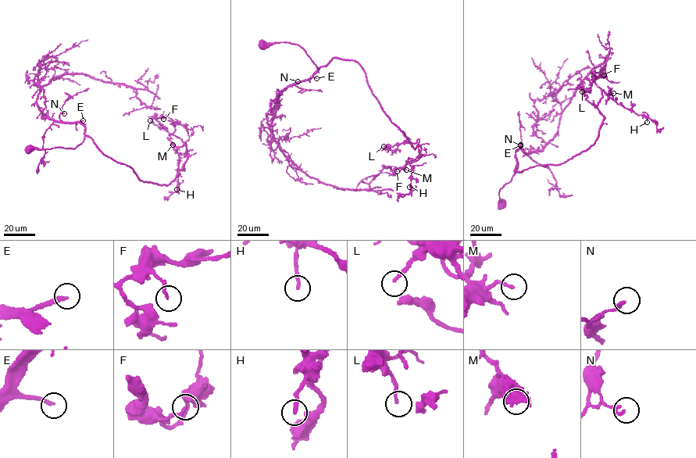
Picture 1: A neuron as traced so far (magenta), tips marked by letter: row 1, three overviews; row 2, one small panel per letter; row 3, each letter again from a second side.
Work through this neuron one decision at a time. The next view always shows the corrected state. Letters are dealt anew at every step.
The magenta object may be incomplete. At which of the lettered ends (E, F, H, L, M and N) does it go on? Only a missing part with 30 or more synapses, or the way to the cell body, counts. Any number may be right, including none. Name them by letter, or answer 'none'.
E

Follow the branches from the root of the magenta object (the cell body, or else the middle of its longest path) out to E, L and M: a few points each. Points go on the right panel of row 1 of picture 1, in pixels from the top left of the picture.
E: (501, 203), (499, 205), (500, 189), (510, 182), (517, 170), (515, 151), (520, 144)
L: (501, 203), (500, 189), (517, 170), (516, 160), (515, 172), (559, 165), (595, 142), (604, 116), (582, 91)
M: (501, 203), (516, 160), (515, 172), (559, 165), (592, 145), (602, 91), (613, 93)

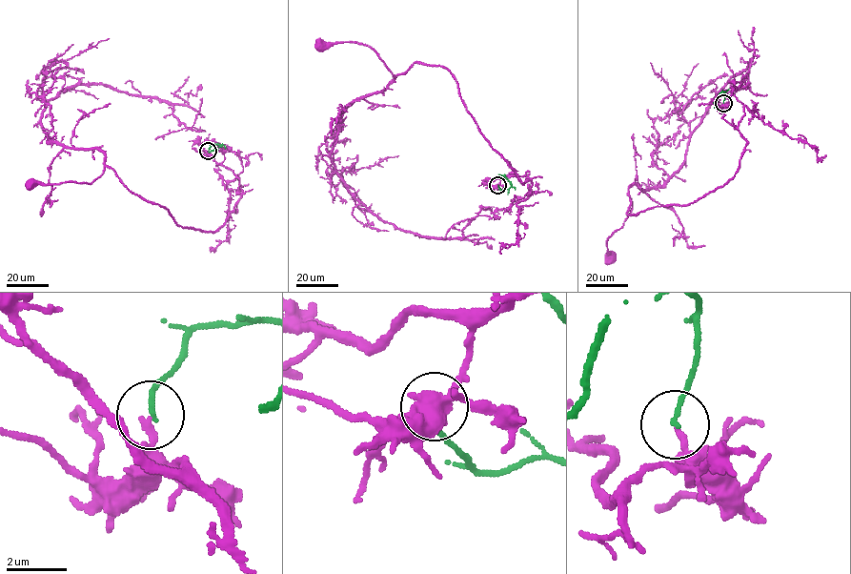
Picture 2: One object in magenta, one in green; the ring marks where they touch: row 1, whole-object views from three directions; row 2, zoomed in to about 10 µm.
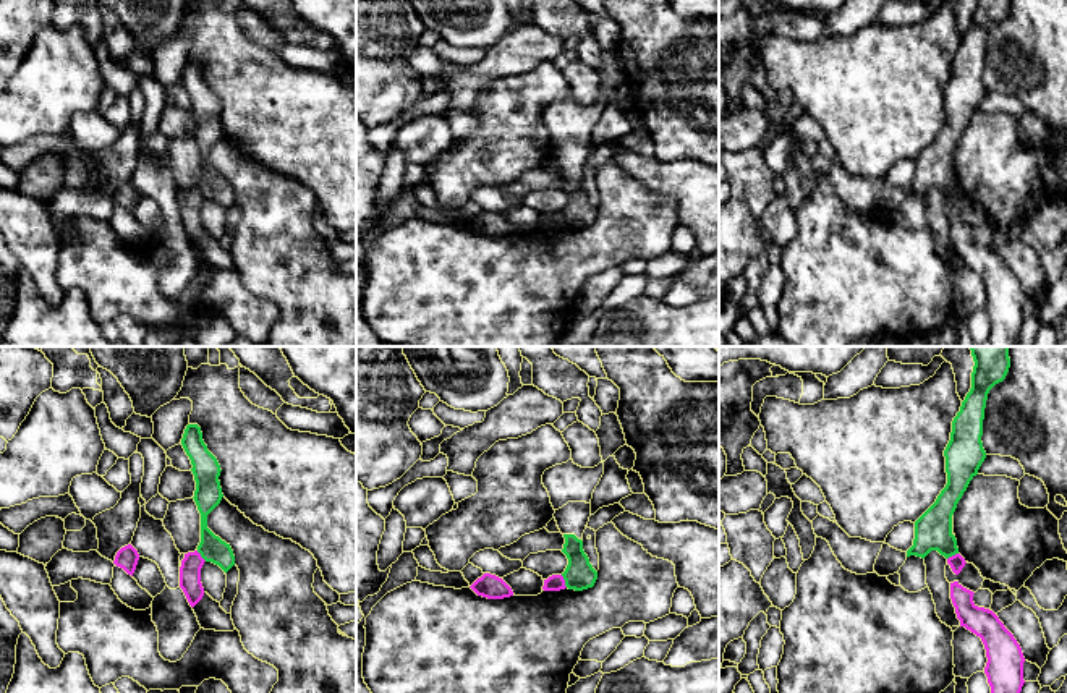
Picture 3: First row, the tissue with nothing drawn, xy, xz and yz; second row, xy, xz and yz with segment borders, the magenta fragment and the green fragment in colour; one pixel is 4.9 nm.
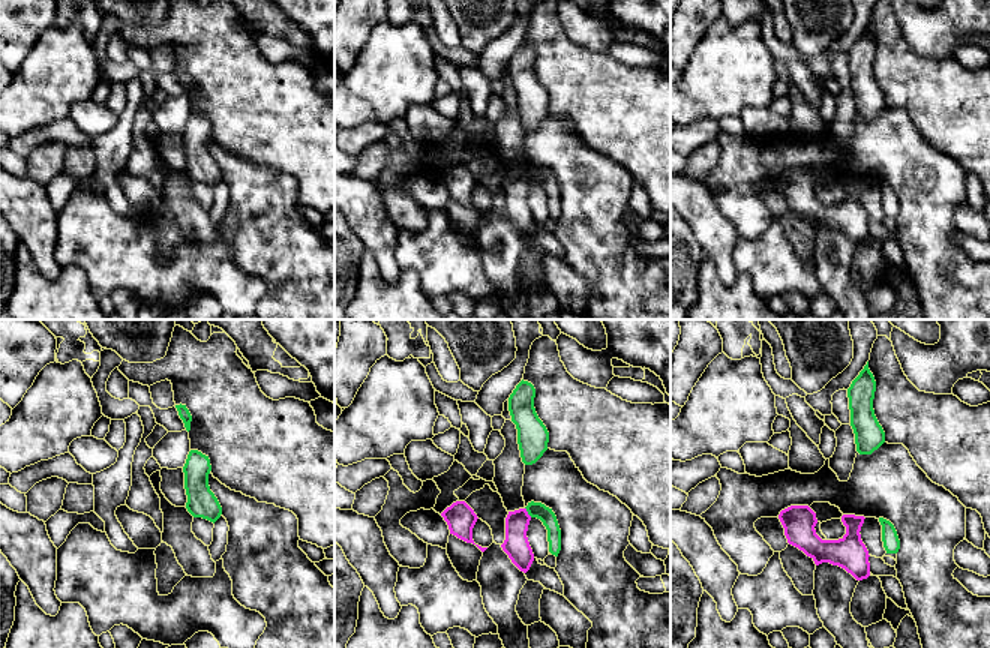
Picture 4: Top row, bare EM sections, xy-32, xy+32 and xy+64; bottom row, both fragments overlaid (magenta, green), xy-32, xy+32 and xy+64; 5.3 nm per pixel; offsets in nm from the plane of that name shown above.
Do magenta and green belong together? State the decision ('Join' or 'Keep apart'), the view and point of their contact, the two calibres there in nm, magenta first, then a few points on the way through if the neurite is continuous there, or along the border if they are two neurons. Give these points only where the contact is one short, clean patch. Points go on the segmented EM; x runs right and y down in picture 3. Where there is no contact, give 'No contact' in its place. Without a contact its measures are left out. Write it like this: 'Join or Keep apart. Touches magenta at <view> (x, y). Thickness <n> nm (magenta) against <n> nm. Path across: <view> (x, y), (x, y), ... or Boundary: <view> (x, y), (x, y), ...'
Keep apart. Touches magenta at xz (564, 582). Thickness 80 nm (magenta) against 150 nm. Boundary: xz (561, 575), (567, 586)

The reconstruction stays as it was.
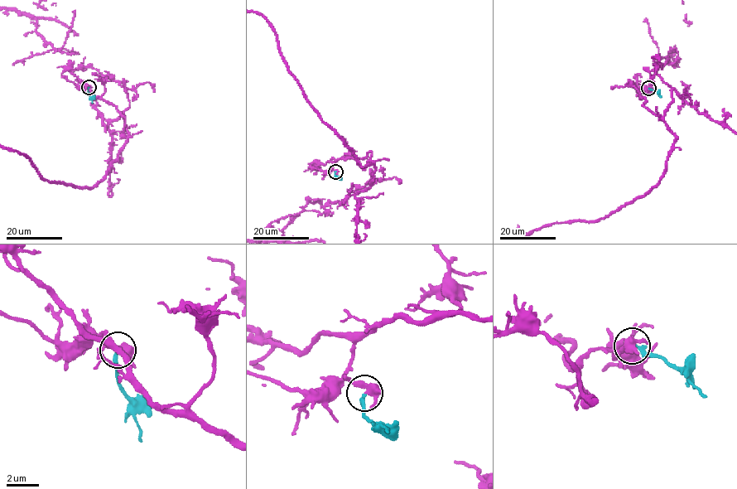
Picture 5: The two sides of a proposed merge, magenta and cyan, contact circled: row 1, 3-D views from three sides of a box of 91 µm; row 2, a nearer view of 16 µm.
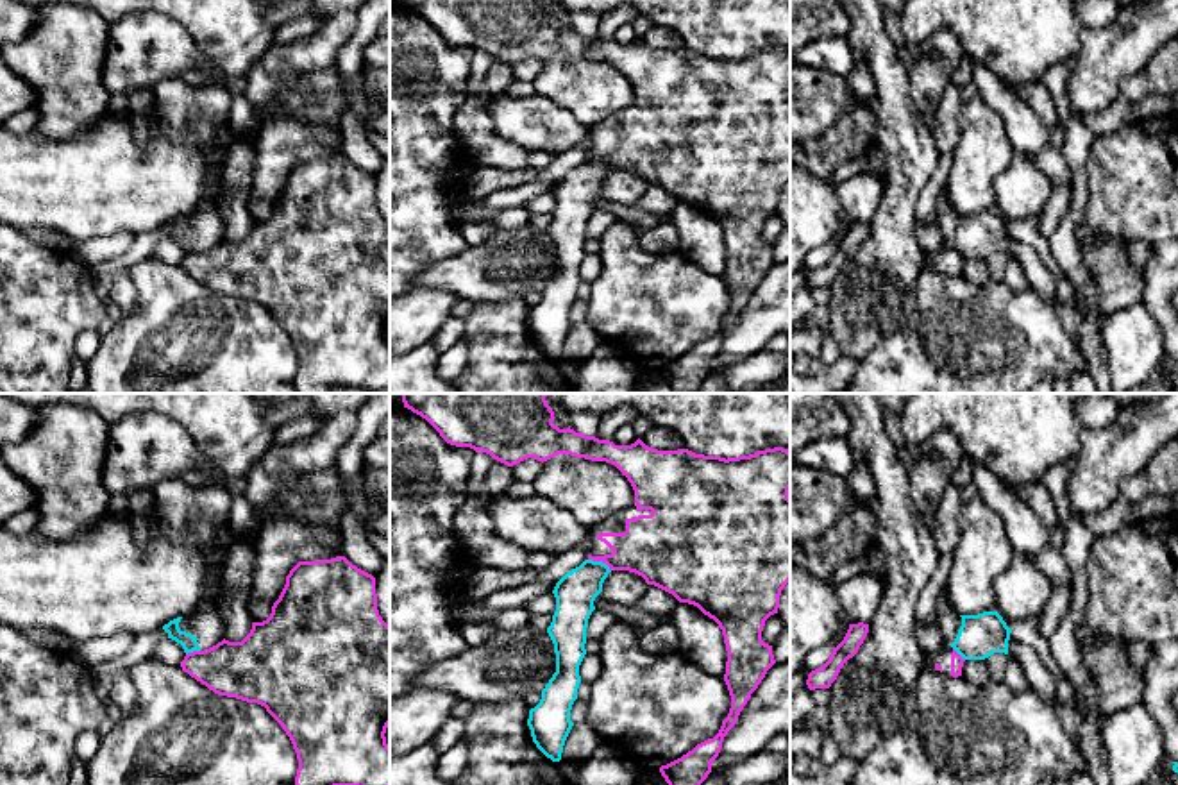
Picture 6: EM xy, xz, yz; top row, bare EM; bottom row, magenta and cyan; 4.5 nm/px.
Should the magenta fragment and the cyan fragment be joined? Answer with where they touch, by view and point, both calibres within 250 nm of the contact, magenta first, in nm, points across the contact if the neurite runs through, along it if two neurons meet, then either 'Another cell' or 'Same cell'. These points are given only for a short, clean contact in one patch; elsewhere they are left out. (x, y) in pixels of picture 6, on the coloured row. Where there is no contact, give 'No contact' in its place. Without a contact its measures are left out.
Touches magenta at xz (601, 560). Thickness 300 nm (magenta) against 180 nm. Boundary: xz (588, 558), (601, 560), (610, 571). Another cell

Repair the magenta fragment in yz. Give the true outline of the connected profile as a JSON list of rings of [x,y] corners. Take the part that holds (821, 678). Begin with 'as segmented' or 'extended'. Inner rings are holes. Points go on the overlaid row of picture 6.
as segmented; [[[849,624],[844,640],[833,649],[829,660],[808,674],[806,685],[810,690],[829,688],[837,679],[844,663],[853,658],[869,633],[869,624]]]

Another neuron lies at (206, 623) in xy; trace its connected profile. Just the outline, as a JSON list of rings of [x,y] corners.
[[[207,574],[204,581],[204,601],[198,608],[177,617],[163,626],[168,638],[182,646],[184,653],[204,651],[225,638],[225,624],[220,613],[220,603],[213,597],[215,574]]]

